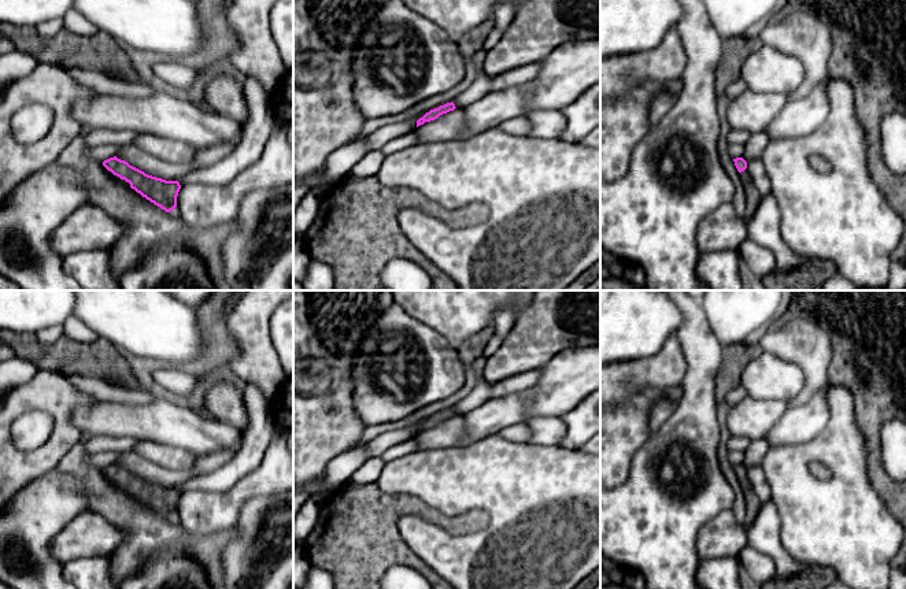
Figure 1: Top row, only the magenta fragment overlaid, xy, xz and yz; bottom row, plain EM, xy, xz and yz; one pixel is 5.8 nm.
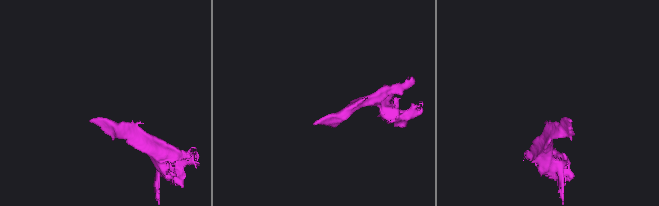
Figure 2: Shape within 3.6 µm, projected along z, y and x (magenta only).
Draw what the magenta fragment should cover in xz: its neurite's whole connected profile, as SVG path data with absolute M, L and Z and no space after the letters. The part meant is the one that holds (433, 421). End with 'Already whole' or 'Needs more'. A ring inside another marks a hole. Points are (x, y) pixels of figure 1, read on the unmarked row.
M451 408L451 410L447 410L444 412L440 412L439 415L430 416L429 419L426 419L422 425L419 425L417 427L417 434L424 431L425 429L434 427L440 422L447 421L450 418L454 418L455 415L456 415L455 411Z. Already whole

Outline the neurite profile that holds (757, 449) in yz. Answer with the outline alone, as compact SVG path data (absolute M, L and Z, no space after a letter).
M765 438L751 441L744 453L743 466L746 468L750 468L752 466L761 464L762 459L765 458L769 449L770 449L770 445L766 442Z

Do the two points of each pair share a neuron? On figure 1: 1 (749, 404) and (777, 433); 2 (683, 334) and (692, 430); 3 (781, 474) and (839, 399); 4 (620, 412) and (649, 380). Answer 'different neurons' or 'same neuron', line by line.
1: different neurons
2: same neuron
3: same neuron
4: same neuron

